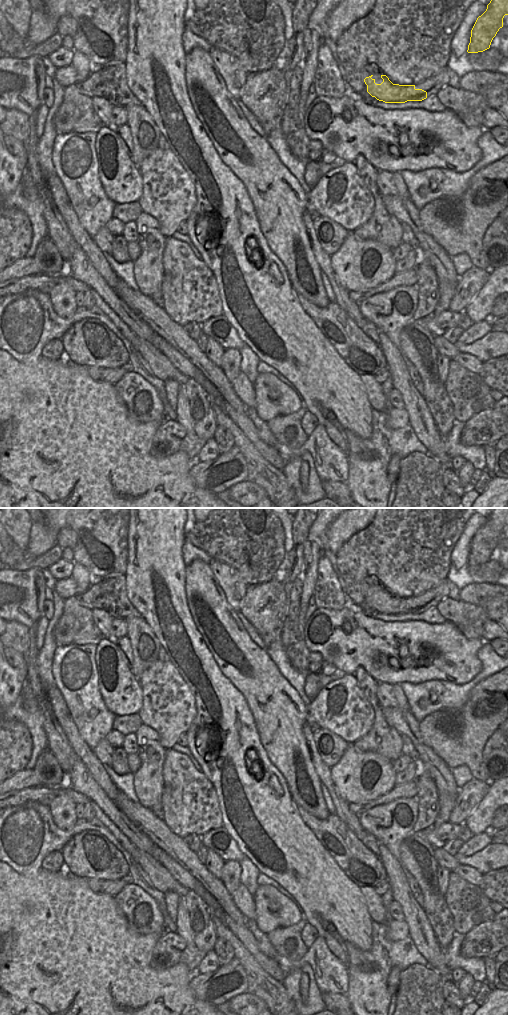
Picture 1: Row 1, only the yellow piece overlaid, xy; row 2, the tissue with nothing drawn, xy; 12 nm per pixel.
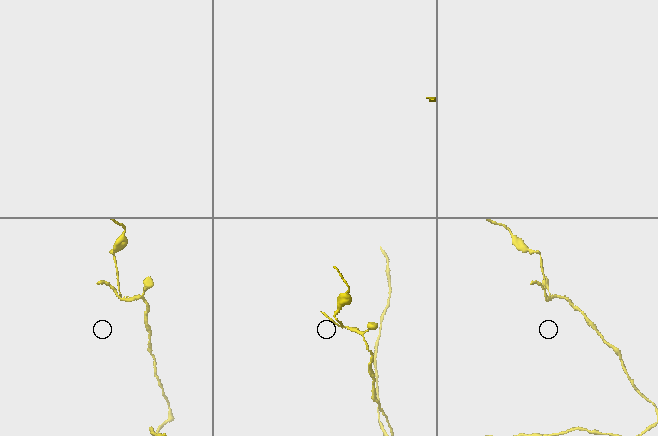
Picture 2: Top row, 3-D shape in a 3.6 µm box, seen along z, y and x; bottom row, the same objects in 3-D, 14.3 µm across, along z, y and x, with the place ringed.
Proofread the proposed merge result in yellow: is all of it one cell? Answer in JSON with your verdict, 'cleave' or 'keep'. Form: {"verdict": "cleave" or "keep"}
{"verdict": "cleave"}

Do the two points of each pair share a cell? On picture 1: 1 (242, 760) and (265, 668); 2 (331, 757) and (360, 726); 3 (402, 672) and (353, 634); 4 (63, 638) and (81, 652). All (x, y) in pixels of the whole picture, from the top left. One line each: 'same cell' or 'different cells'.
1: different cells
2: different cells
3: same cell
4: different cells

